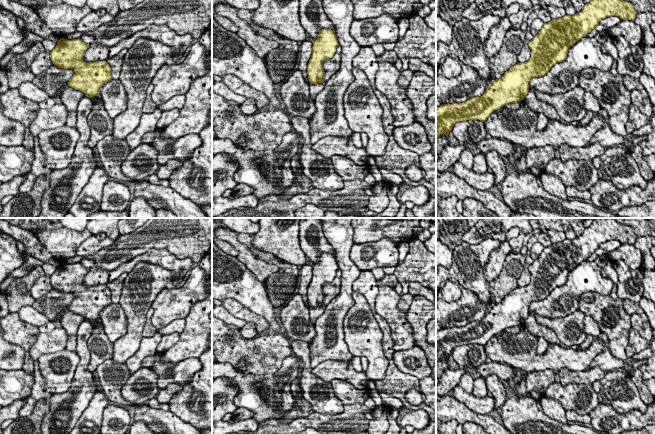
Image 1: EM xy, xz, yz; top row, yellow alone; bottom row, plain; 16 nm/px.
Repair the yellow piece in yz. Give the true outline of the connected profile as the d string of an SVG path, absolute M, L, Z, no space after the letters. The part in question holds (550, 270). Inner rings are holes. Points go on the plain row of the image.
M594 218L580 237L544 247L528 267L531 273L528 285L509 292L501 302L490 308L482 320L436 331L436 362L443 357L448 361L457 346L485 346L492 336L506 328L524 324L531 303L544 300L552 290L564 285L568 273L586 261L602 243L618 240L621 244L634 245L636 239L630 226L620 224L614 218Z

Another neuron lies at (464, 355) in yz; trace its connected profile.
M467 344L455 347L452 351L452 357L461 368L467 368L468 365L476 368L485 363L487 355L484 346Z

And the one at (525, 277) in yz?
M528 266L524 267L519 279L517 280L518 287L524 287L531 281L531 273L528 270Z

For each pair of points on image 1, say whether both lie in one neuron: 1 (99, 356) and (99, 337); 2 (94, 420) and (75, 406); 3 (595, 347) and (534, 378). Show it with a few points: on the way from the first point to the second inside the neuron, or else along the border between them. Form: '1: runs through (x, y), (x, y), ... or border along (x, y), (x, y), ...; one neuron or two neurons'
1: runs through (99, 351), (99, 342); one neuron
2: border along (95, 392), (75, 423); two neurons
3: border along (527, 372), (551, 370), (555, 374); two neurons

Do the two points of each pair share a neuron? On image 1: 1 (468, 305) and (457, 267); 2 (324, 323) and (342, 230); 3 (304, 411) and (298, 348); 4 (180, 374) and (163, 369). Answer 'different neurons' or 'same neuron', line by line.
1: different neurons
2: same neuron
3: different neurons
4: same neuron

